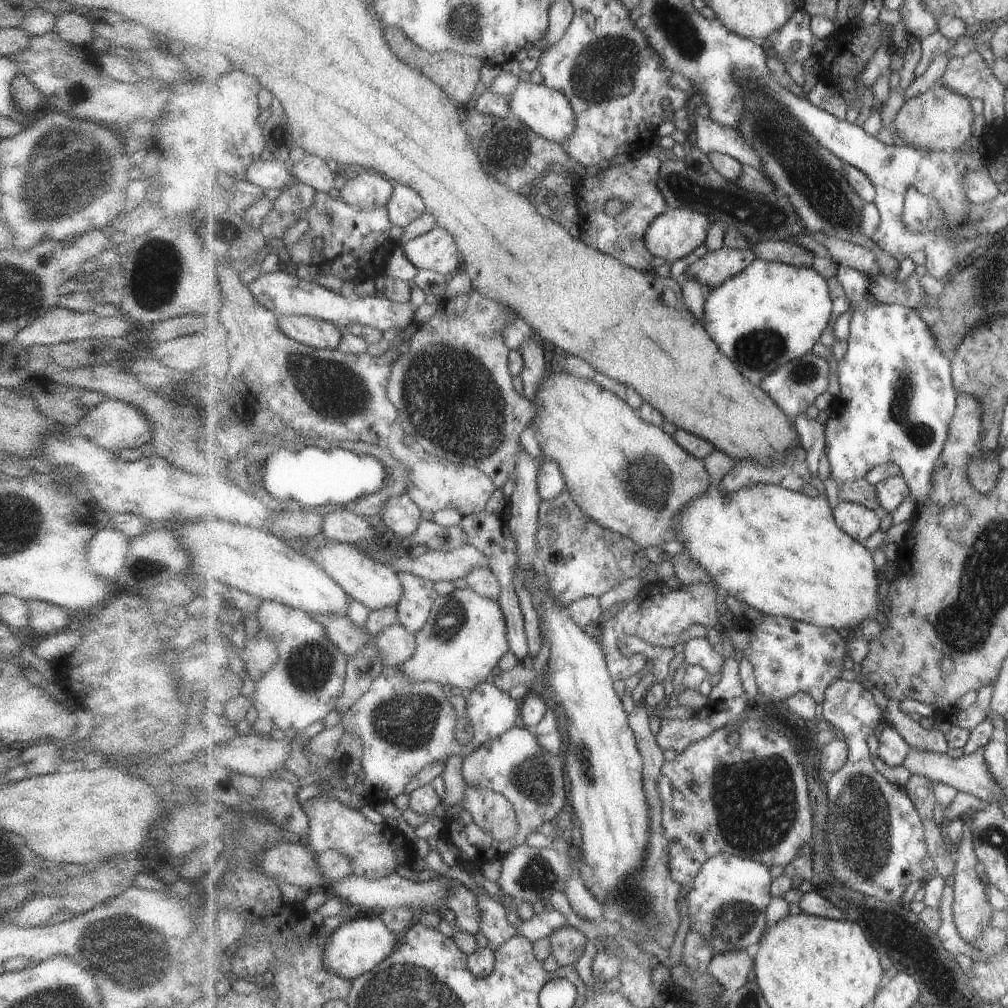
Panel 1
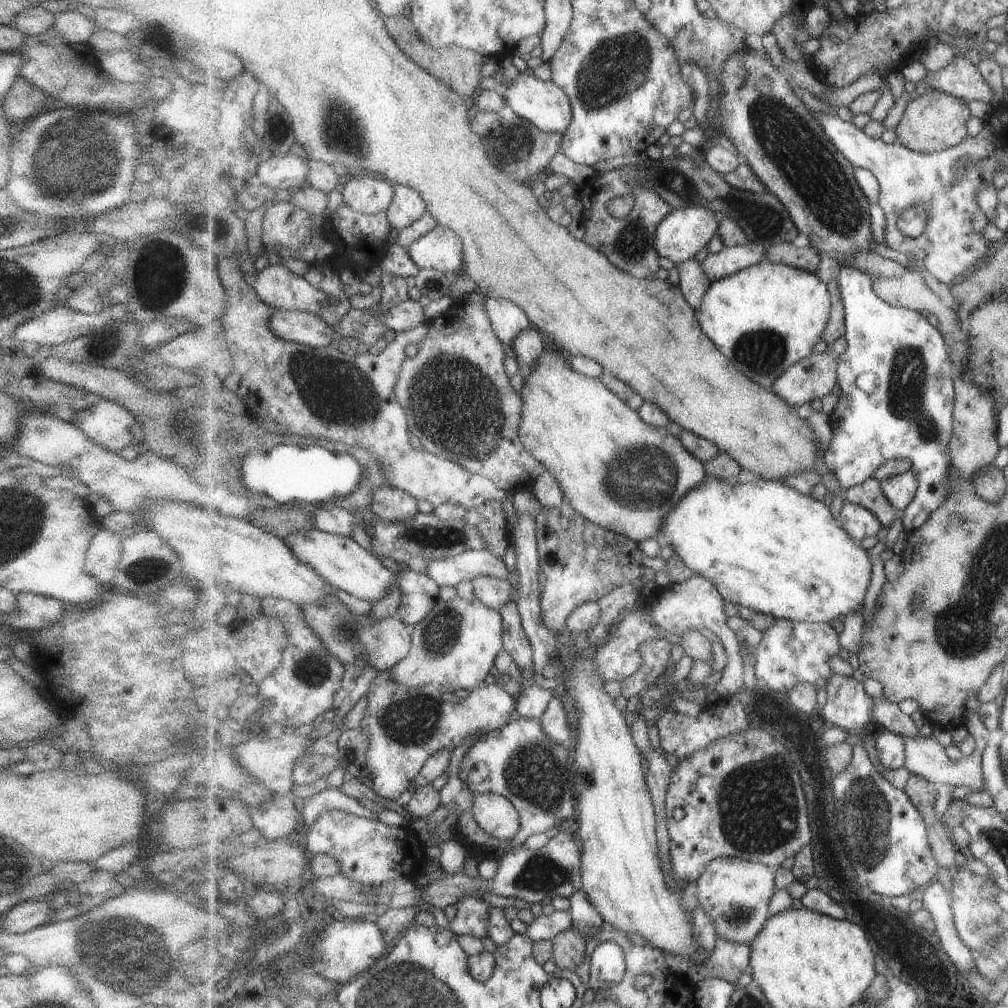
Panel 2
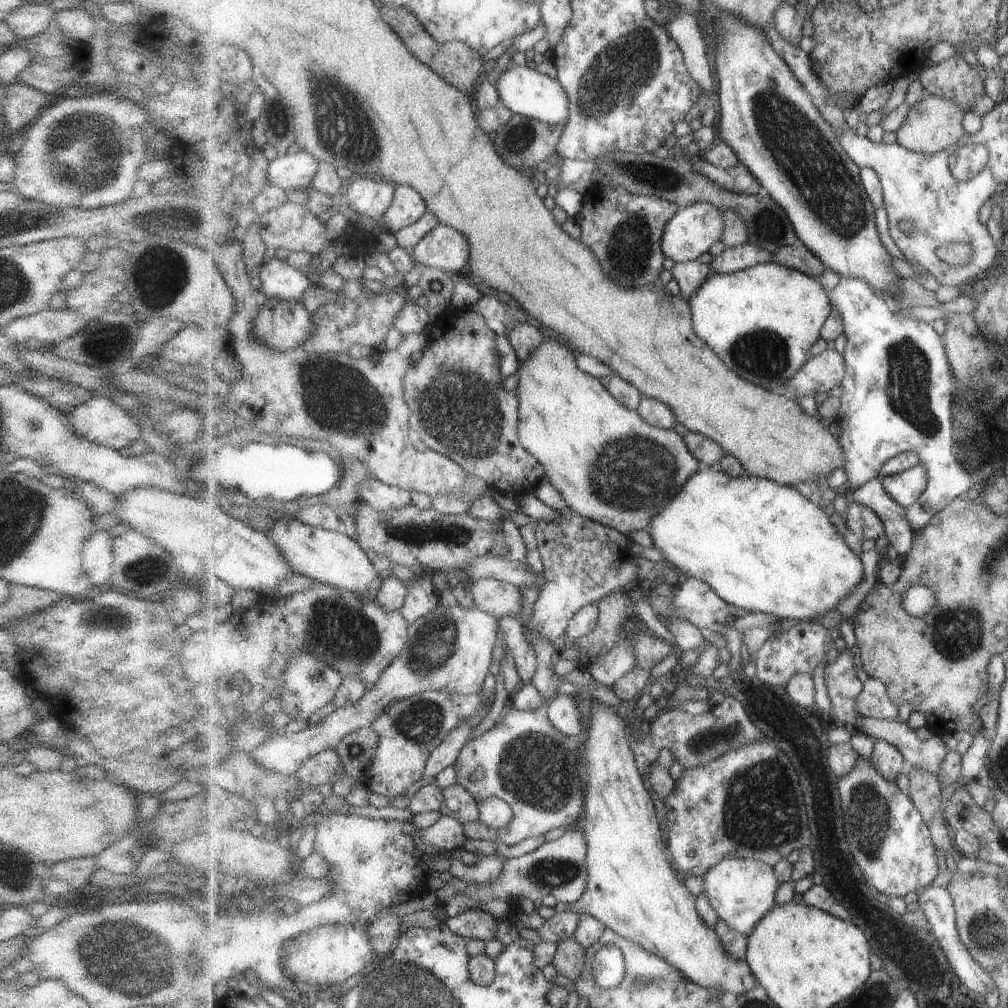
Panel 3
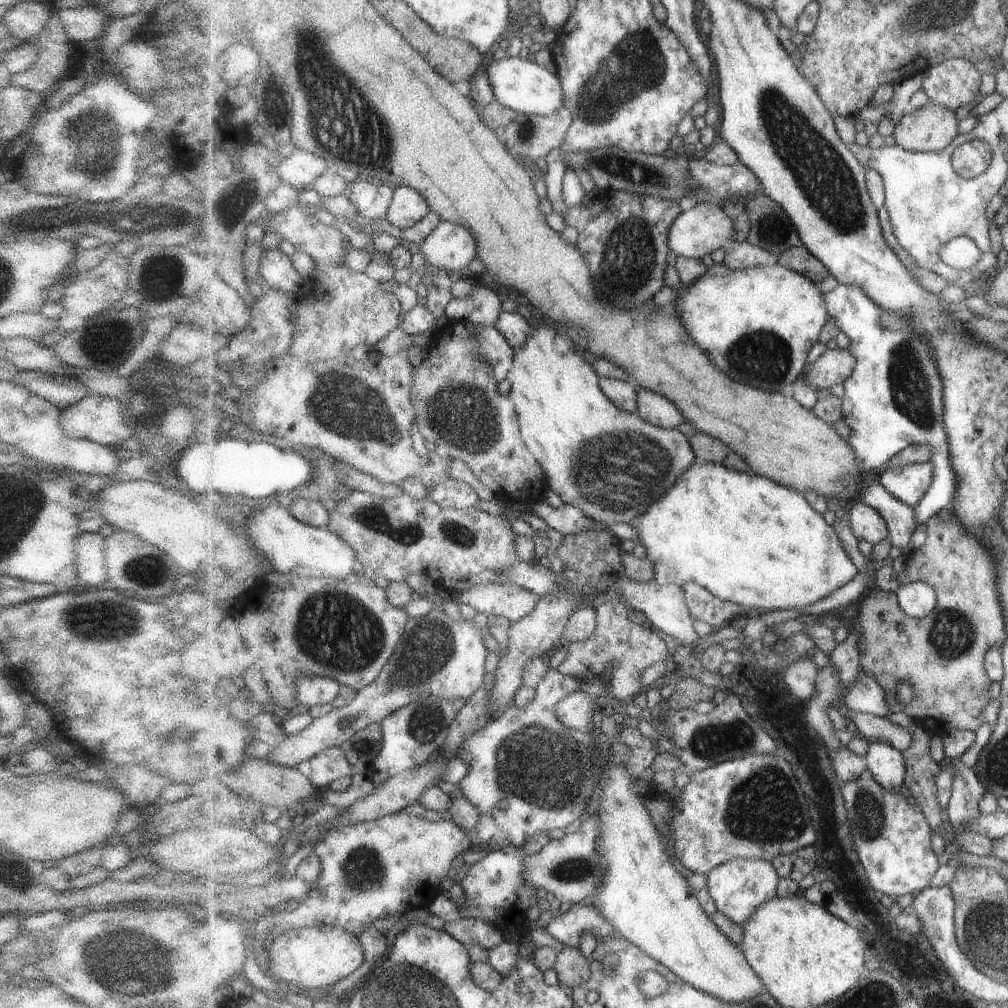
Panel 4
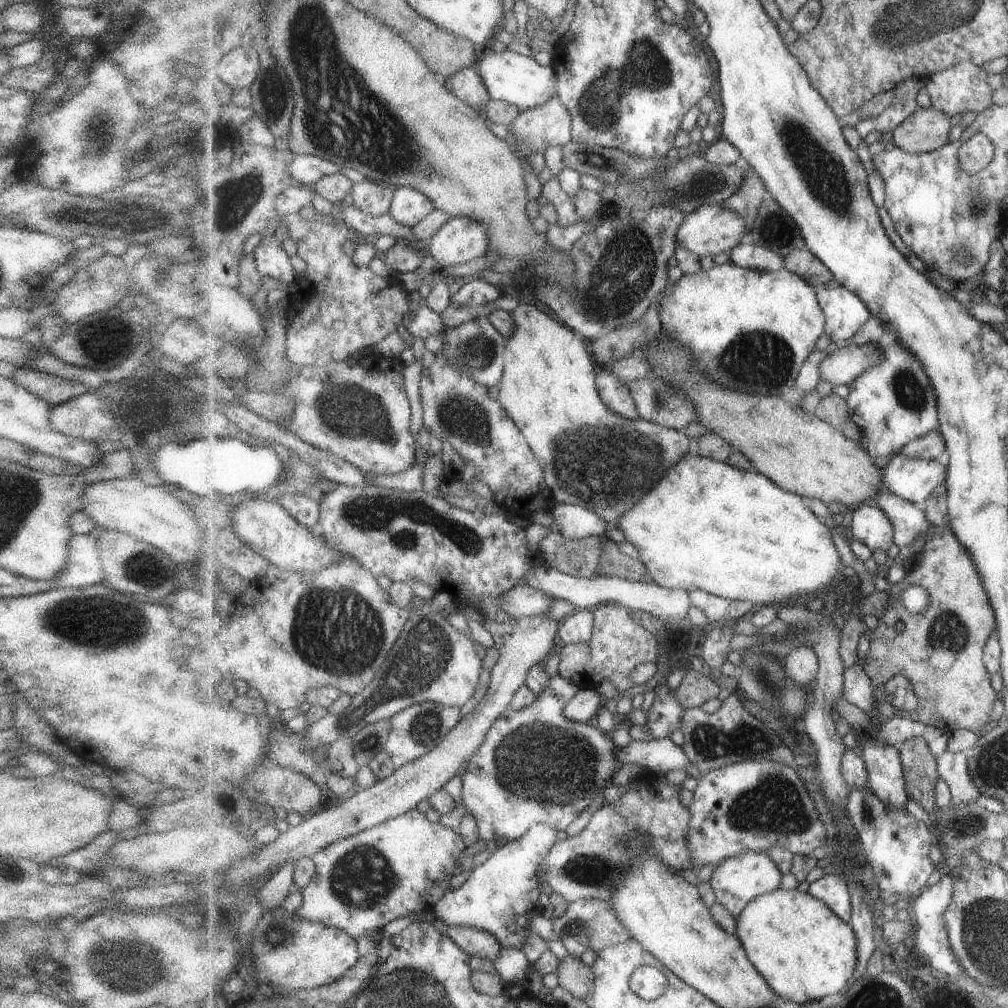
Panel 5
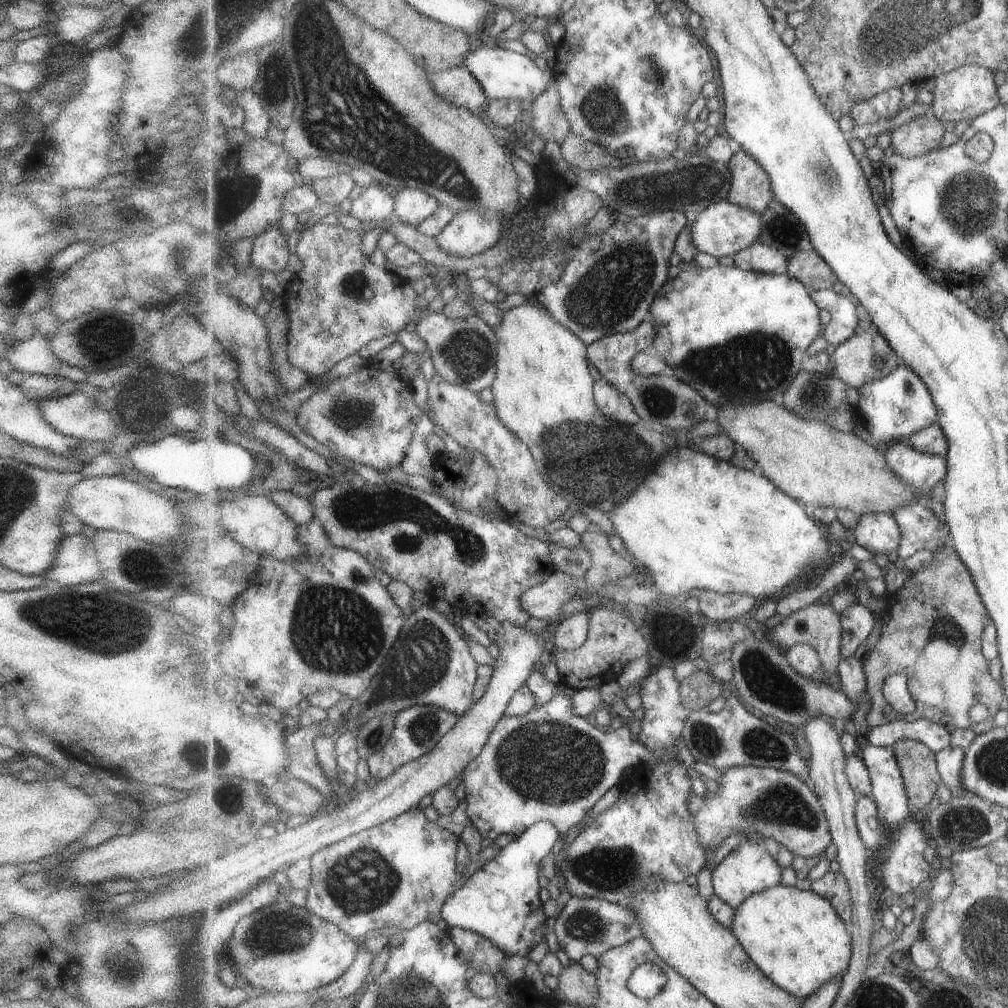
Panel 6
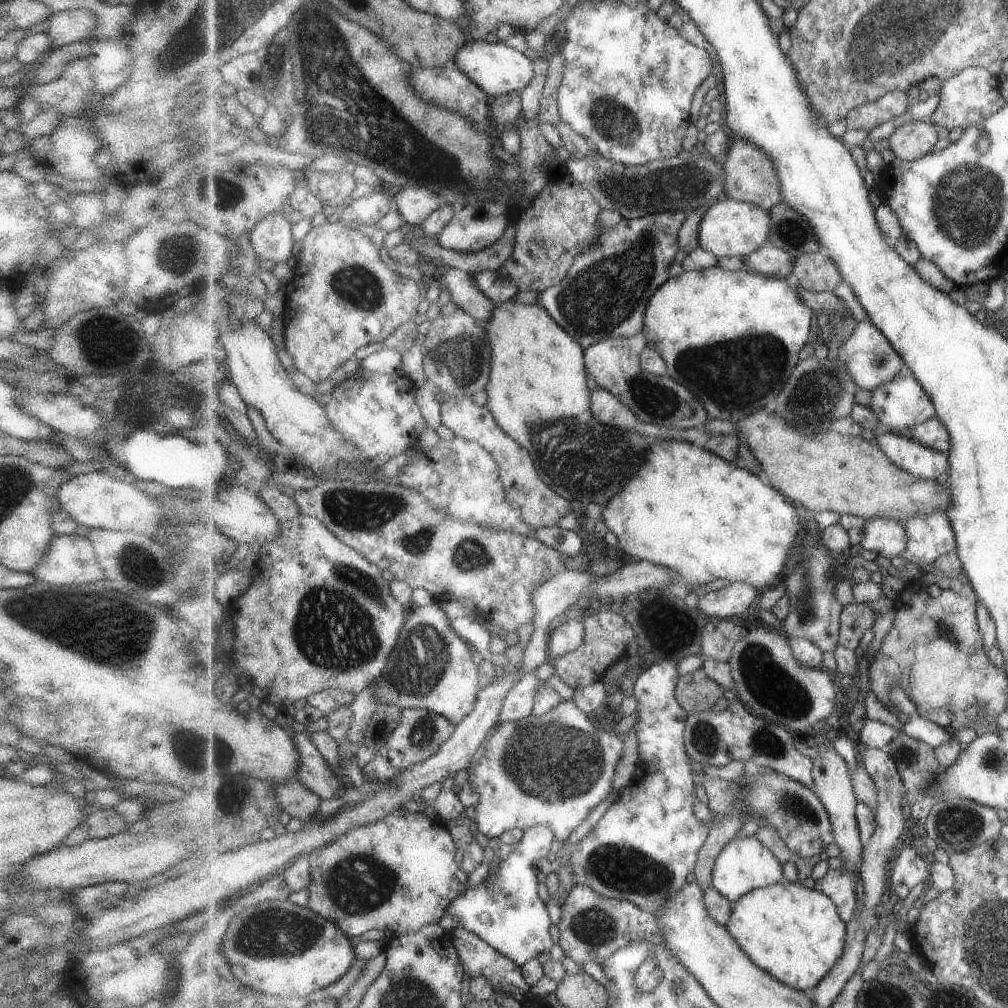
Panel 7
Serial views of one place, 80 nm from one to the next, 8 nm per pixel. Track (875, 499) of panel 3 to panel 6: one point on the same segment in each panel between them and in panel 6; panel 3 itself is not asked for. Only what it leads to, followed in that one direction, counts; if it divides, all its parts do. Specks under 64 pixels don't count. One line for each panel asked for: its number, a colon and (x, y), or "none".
4: (902, 521)
5: (909, 519)
6: (921, 528)

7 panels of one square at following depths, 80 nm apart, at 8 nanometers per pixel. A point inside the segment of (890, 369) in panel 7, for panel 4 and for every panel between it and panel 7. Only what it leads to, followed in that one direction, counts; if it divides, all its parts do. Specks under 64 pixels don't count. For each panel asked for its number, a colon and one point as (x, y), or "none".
4: (837, 365)
5: (848, 362)
6: (867, 356)

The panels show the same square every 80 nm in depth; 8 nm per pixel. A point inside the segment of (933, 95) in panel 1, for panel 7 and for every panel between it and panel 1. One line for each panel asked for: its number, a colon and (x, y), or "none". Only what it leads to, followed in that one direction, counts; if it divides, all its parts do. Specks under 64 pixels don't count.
2: (934, 121)
3: (933, 124)
4: (930, 128)
5: (928, 129)
6: (923, 134)
7: (912, 140)

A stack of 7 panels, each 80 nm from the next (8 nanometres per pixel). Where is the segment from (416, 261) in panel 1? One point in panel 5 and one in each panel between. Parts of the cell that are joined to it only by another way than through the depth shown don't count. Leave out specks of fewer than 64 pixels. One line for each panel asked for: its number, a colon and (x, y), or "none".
2: (442, 249)
3: (446, 248)
4: (451, 247)
5: (461, 239)

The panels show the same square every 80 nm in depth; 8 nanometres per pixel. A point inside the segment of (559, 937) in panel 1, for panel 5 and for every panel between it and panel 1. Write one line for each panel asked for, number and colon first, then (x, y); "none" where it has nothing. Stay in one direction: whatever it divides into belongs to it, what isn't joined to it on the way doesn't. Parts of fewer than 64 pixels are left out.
2: (569, 948)
3: (570, 958)
4: (573, 967)
5: (576, 976)

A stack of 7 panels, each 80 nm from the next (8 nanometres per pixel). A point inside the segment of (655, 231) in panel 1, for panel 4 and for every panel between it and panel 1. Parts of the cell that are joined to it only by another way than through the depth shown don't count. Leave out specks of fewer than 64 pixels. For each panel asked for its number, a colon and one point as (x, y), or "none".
2: (686, 231)
3: (695, 229)
4: (707, 227)

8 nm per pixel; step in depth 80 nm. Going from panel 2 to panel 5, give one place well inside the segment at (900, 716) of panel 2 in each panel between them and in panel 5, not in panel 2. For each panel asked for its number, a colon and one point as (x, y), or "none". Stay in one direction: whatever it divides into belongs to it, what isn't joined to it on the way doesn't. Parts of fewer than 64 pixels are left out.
3: (874, 701)
4: (866, 695)
5: (858, 690)

